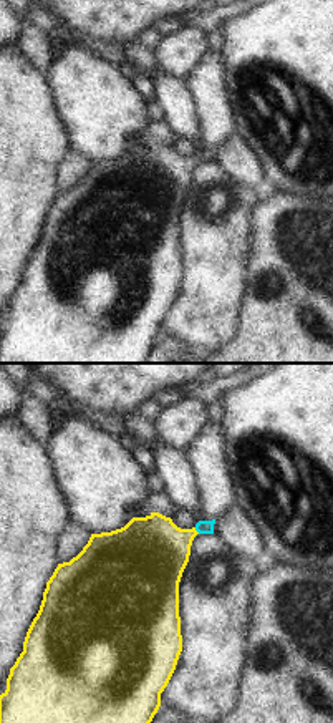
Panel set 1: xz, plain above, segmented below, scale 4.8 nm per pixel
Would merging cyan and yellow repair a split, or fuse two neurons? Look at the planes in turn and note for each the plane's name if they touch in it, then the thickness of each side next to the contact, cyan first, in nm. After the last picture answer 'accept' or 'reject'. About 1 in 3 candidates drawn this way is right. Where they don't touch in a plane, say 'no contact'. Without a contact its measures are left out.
xz | 60/360 nm

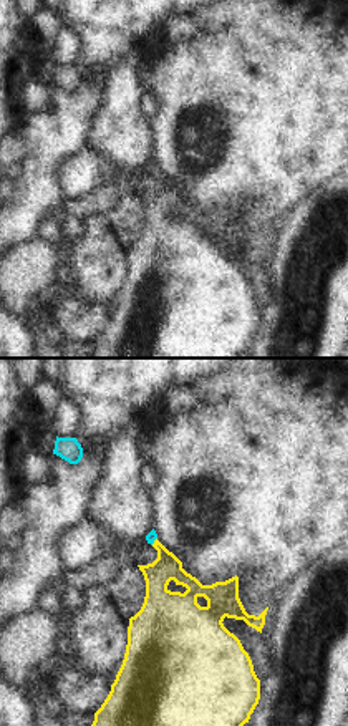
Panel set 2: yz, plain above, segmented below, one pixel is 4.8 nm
yz | 50/140 nm

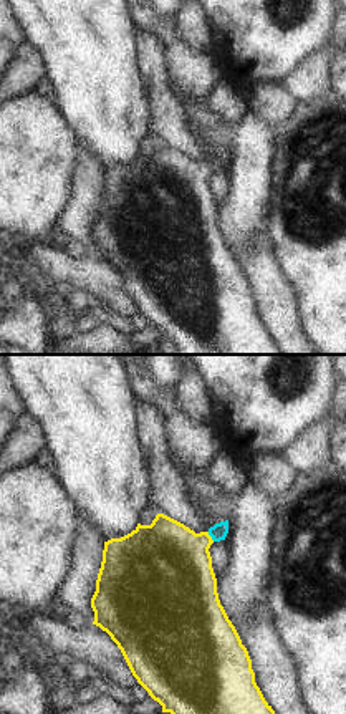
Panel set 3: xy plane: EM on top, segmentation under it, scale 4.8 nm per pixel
xy | 80/400 nm

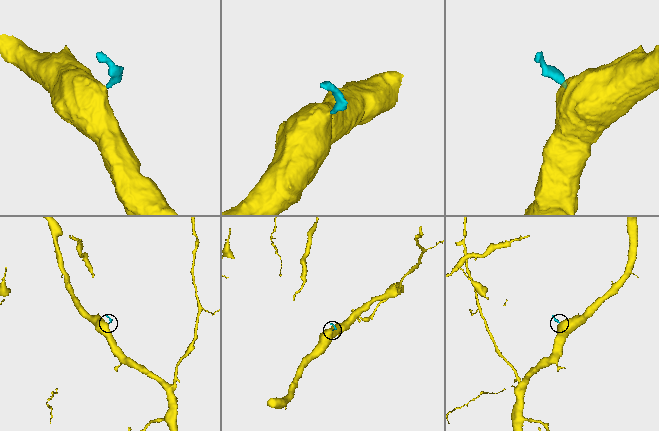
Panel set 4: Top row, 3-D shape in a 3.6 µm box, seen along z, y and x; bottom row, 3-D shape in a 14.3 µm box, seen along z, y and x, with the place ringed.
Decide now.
accept

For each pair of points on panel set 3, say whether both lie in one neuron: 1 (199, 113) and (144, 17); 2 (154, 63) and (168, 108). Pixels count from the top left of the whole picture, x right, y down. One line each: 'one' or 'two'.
1: one
2: one

